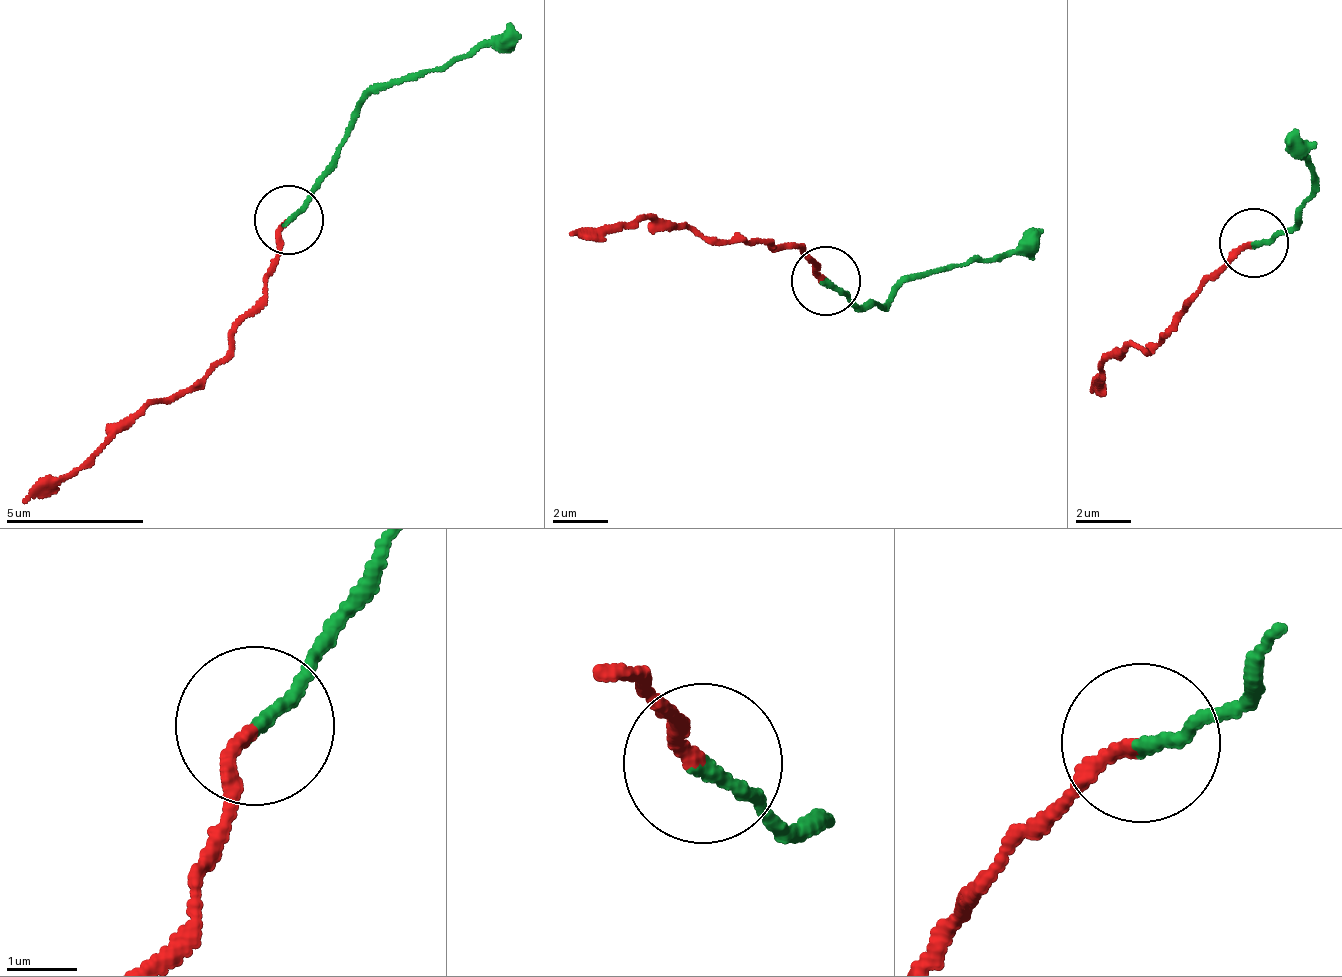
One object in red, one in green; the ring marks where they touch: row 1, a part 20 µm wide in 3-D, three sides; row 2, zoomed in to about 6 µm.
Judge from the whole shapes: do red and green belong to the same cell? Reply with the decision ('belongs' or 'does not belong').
does not belong

